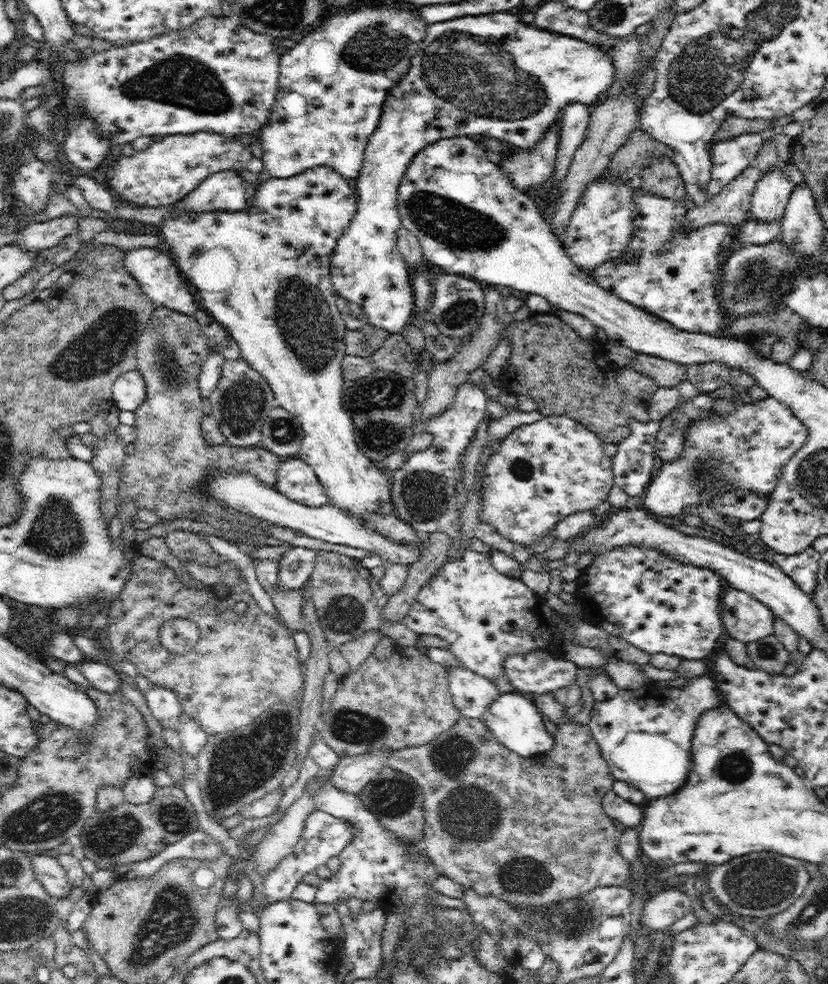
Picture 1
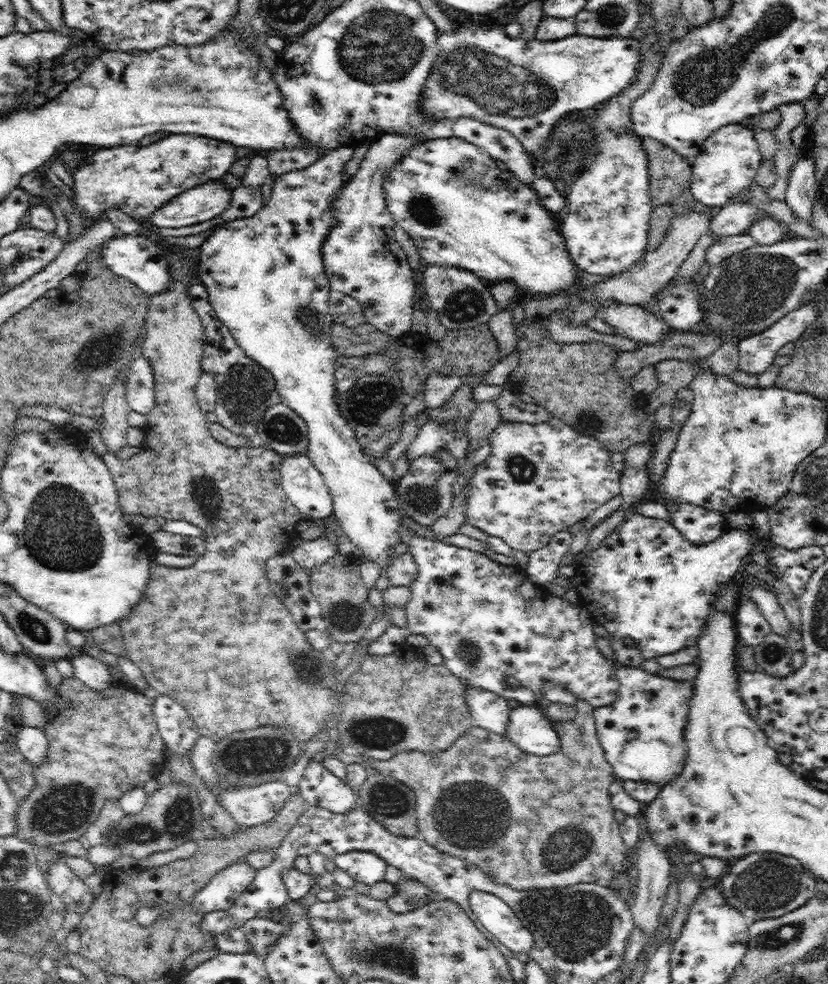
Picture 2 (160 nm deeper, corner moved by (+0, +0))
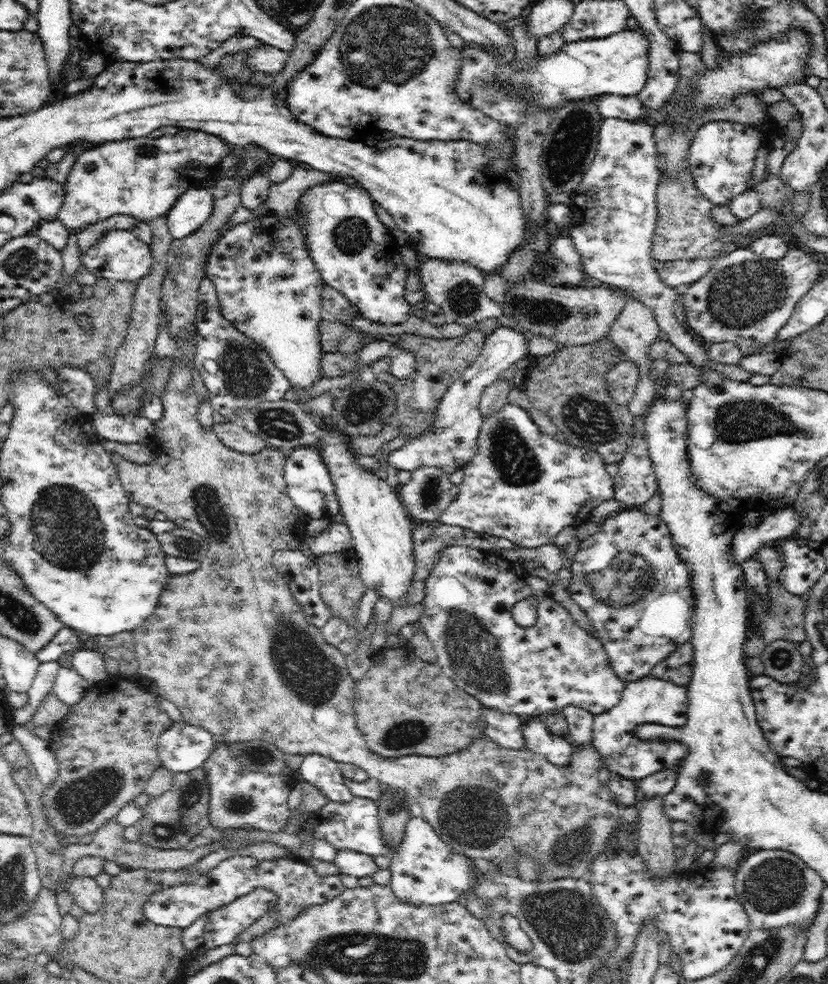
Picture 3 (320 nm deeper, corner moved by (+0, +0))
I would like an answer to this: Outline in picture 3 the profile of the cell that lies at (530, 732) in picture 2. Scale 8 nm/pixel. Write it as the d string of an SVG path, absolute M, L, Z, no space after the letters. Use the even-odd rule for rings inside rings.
M528 718L522 724L526 748L556 766L568 766L575 744L567 737L552 734L544 719Z

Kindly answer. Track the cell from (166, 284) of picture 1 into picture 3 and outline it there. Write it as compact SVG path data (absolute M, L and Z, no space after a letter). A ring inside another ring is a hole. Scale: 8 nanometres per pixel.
M108 229L81 254L81 263L92 274L108 280L138 282L151 269L153 256L149 245L124 229Z

